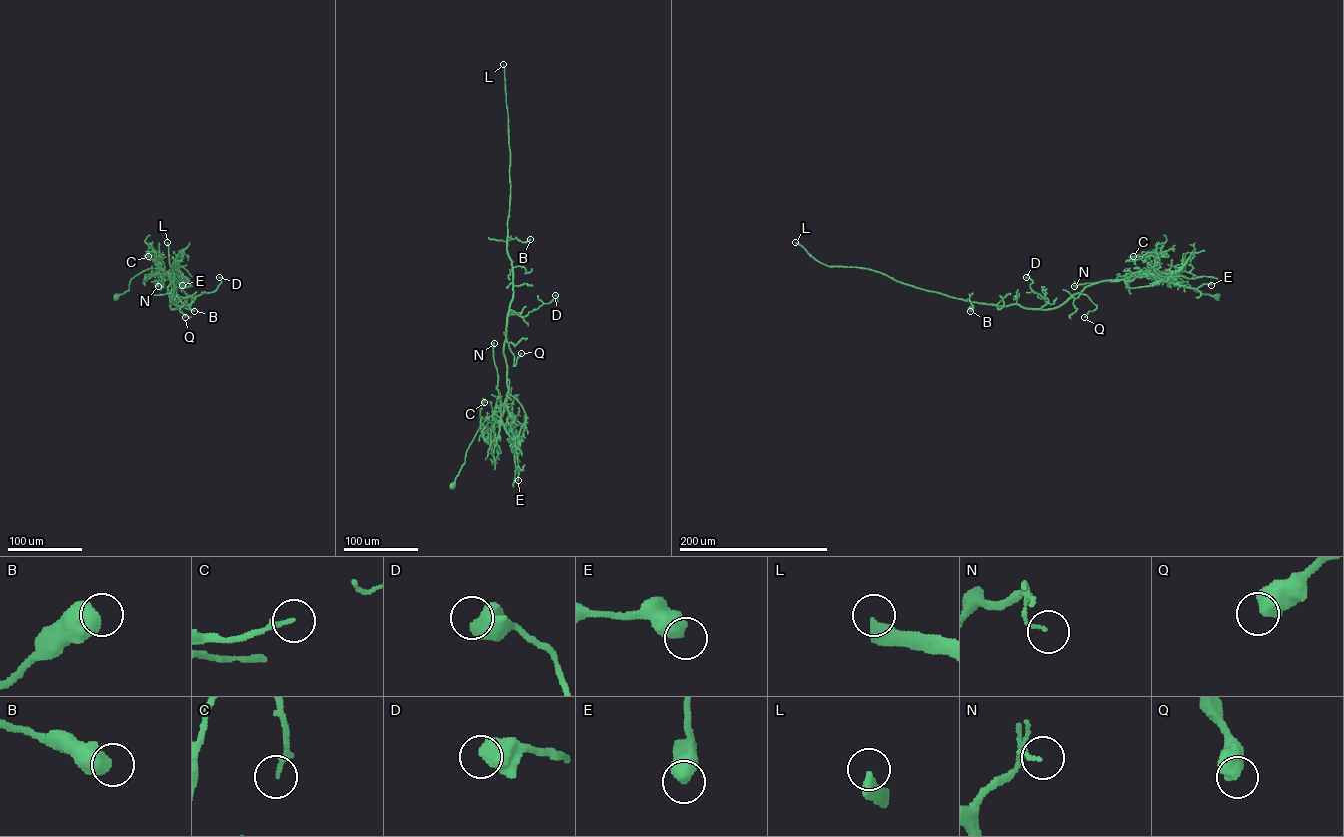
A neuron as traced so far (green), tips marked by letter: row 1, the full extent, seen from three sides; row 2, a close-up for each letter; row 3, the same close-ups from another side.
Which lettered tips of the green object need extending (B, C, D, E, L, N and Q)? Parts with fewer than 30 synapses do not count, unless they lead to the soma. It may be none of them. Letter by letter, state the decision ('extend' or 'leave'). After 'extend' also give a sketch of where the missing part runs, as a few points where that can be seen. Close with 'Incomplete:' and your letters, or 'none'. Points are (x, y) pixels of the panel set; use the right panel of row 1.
B: leave
C: leave
D: leave
E: leave
L: extend
N: leave
Q: leave
Incomplete: L

